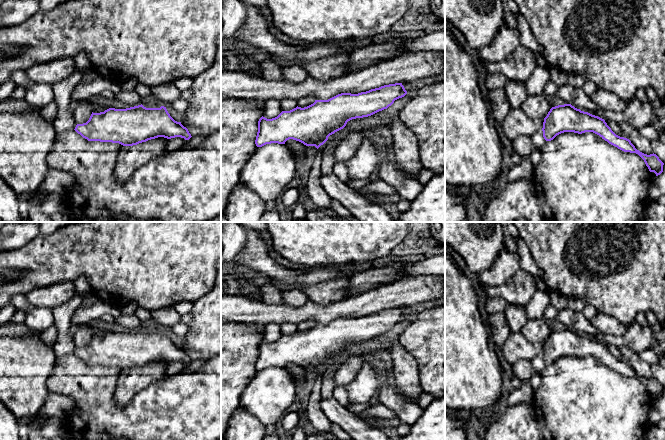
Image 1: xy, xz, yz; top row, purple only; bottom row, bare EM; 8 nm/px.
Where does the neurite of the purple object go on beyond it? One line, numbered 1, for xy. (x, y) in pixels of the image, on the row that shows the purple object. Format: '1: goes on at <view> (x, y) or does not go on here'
1: does not go on here

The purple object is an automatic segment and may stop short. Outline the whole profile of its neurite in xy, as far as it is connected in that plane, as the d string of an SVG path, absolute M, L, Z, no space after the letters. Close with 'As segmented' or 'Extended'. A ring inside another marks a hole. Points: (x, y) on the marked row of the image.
M142 104L126 109L109 108L91 114L89 120L74 129L88 141L133 146L158 137L167 139L192 136L181 122L175 121L166 107L146 108Z. As segmented

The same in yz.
M571 104L558 105L550 109L544 118L543 128L538 129L531 136L532 151L541 149L546 141L551 141L564 132L578 134L593 132L624 152L638 154L644 160L649 171L654 172L656 176L663 172L664 163L656 154L647 155L640 152L629 139L616 135L604 119L581 111Z. Extended

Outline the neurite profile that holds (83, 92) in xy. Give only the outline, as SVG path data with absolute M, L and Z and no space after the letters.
M99 76L91 83L85 84L80 82L72 92L71 101L87 101L93 96L100 95L105 90L109 90L116 95L120 93L122 89L120 84Z

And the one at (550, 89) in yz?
M549 81L544 87L544 96L547 97L555 96L557 89L558 86L554 82Z

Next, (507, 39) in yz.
M506 24L496 34L491 44L479 50L480 59L487 62L499 62L515 51L520 44L519 32Z

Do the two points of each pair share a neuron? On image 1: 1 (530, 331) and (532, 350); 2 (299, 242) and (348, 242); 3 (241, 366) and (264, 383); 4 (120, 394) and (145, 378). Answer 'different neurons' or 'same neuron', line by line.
1: different neurons
2: same neuron
3: different neurons
4: same neuron

